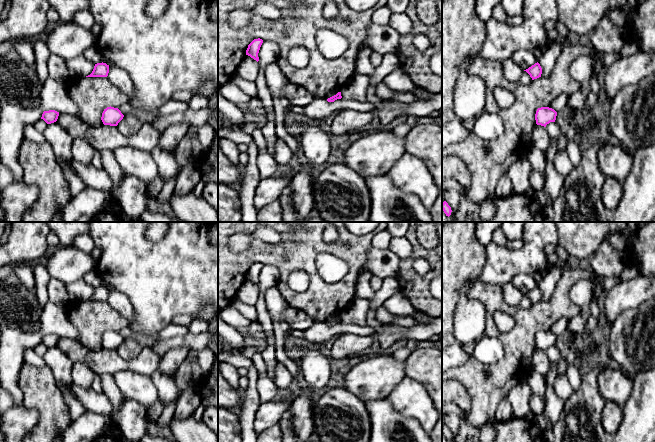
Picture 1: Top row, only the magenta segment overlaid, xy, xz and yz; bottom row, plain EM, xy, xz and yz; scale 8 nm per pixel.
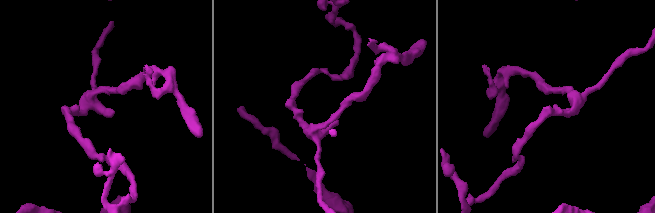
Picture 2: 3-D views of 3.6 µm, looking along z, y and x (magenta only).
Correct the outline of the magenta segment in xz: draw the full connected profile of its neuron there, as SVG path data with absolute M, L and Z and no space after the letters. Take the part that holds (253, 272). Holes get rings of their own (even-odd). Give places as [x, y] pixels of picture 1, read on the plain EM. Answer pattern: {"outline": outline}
{"outline": "M260 262L254 263L248 269L248 272L246 274L246 279L250 280L251 282L253 282L254 284L258 286L259 285L258 277L259 277L262 267L263 267L263 264Z"}

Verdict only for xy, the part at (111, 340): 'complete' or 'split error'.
complete

